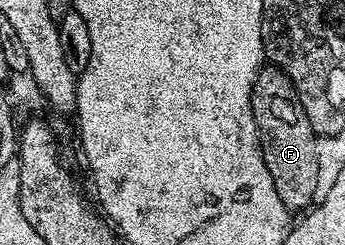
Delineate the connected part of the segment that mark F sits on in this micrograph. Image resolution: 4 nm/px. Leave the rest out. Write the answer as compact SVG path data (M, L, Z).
M266 65L258 72L252 91L251 114L256 121L266 173L272 177L276 193L280 193L280 201L284 201L292 213L309 208L319 194L318 174L322 171L318 164L320 139L314 134L308 113L304 113L304 105L299 101L294 83L278 67Z

